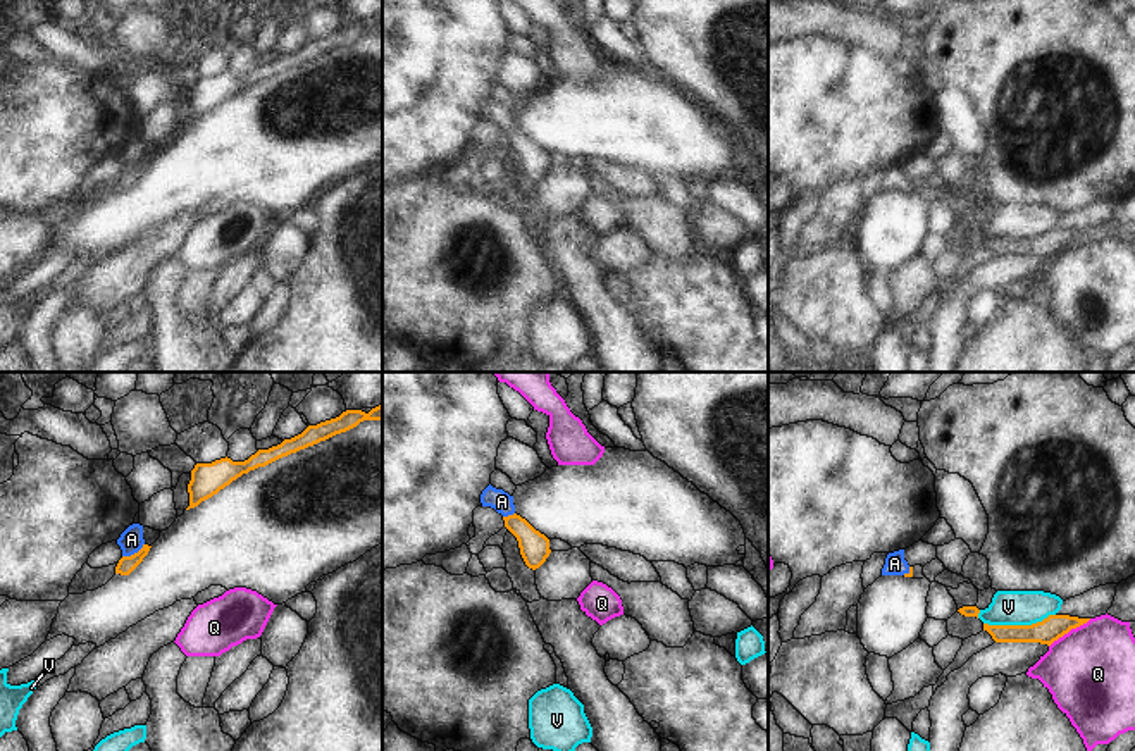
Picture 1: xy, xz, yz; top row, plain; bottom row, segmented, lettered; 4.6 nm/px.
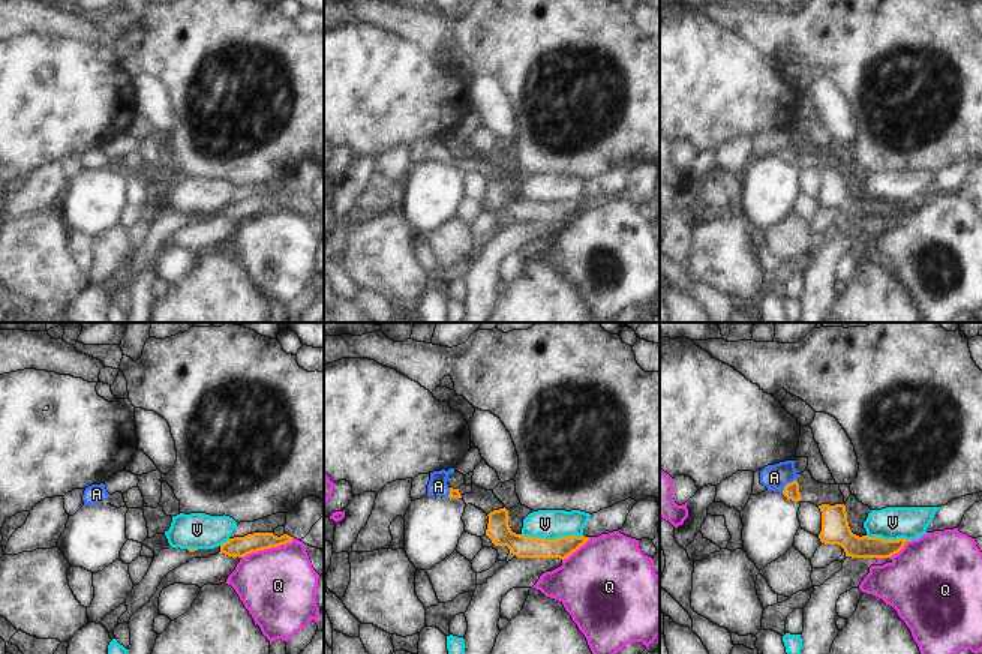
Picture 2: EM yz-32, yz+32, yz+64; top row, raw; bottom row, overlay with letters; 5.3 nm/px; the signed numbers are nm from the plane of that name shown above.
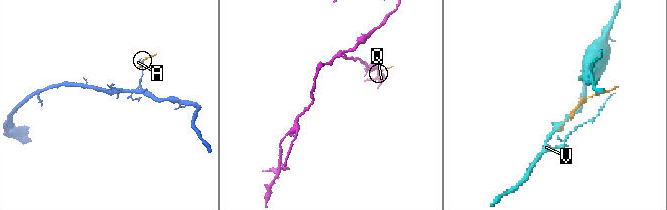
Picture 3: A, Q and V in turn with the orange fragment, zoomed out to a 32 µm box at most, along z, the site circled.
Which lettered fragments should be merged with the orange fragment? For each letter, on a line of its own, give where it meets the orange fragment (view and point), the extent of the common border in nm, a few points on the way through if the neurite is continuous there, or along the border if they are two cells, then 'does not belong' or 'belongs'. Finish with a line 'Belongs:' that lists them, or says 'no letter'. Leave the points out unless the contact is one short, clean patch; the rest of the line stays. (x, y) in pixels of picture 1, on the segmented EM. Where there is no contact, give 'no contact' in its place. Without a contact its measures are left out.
A: contact xy (135, 553); length 120 nm; way xy (126, 564), (135, 553), (131, 539); belongs
Q: contact yz (1070, 629); length 240 nm; does not belong
V: contact yz (1018, 626); length 340 nm; border yz (1054, 614), (1030, 624), (984, 624); does not belong
Belongs: A

